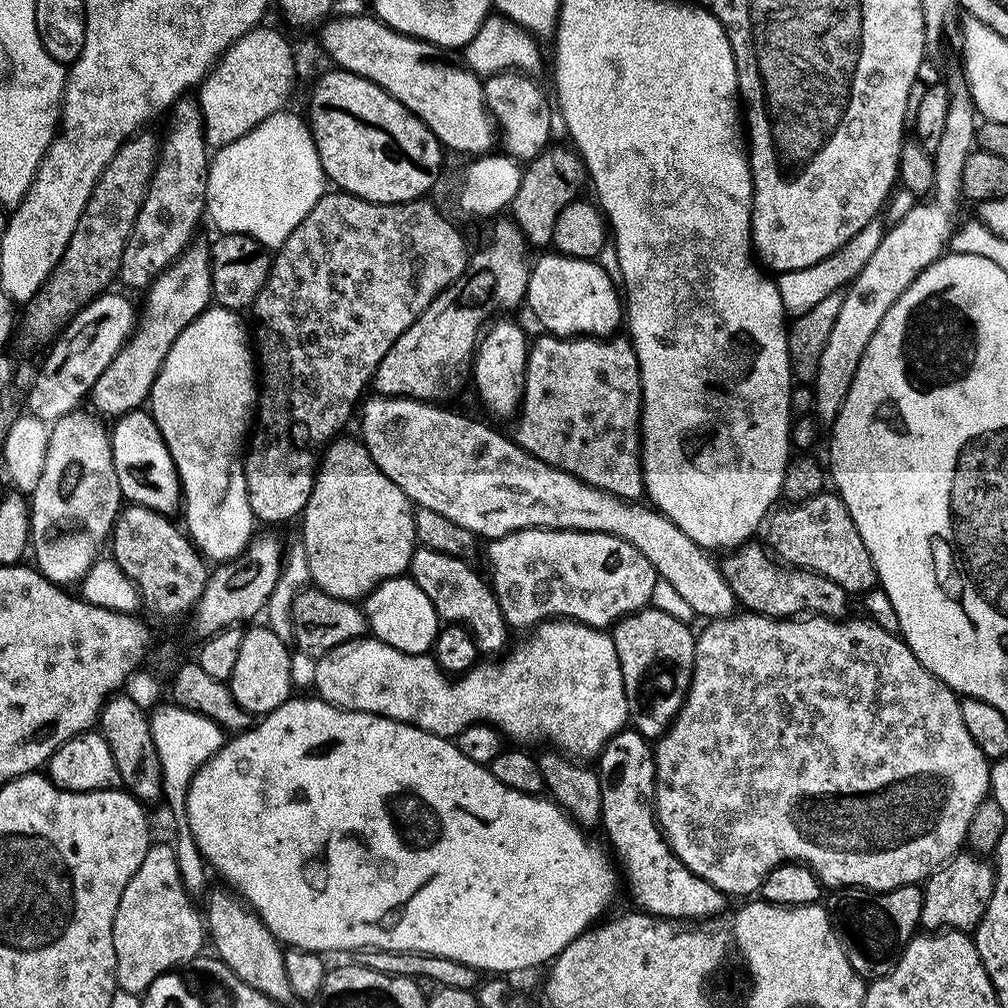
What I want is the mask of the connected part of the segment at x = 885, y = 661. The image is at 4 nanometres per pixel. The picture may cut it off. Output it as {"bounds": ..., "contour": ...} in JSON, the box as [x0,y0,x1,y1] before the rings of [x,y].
{"bounds":[654,611,990,898],"contour":[[[745,611],[743,614],[733,614],[720,619],[709,619],[704,624],[706,625],[705,628],[698,632],[696,636],[696,657],[694,658],[692,681],[688,687],[688,696],[684,699],[684,705],[681,706],[680,712],[676,715],[672,725],[654,744],[654,755],[656,757],[656,821],[660,824],[660,831],[664,834],[665,842],[674,850],[674,854],[678,854],[681,862],[695,876],[710,882],[710,886],[714,886],[718,891],[723,892],[725,897],[744,896],[740,898],[748,898],[759,893],[762,882],[768,877],[770,870],[774,870],[779,864],[793,862],[805,864],[820,879],[821,885],[828,890],[867,888],[874,892],[888,892],[891,888],[901,888],[903,884],[920,884],[965,847],[968,831],[970,830],[970,818],[974,818],[974,810],[978,810],[981,802],[989,799],[990,761],[987,756],[982,754],[982,750],[978,750],[978,742],[974,742],[974,738],[970,738],[965,724],[962,723],[962,710],[960,709],[960,700],[957,693],[953,692],[948,685],[943,684],[933,672],[926,670],[926,666],[922,666],[922,662],[918,662],[918,658],[912,653],[910,646],[904,643],[899,635],[888,633],[871,618],[863,618],[864,620],[852,619],[843,620],[831,616],[808,614],[803,618],[779,620],[773,616],[759,616],[757,612]]]}

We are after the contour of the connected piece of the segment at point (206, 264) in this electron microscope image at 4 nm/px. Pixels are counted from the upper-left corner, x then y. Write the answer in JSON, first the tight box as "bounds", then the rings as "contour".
{"bounds":[90,245,211,418],"contour":[[[189,245],[167,270],[148,286],[145,293],[146,308],[144,312],[141,311],[136,327],[122,350],[92,387],[90,404],[92,400],[91,407],[101,417],[119,418],[128,412],[135,412],[143,405],[140,404],[143,400],[145,403],[151,397],[153,382],[164,365],[170,346],[177,340],[181,330],[211,305],[211,251],[198,245]]]}

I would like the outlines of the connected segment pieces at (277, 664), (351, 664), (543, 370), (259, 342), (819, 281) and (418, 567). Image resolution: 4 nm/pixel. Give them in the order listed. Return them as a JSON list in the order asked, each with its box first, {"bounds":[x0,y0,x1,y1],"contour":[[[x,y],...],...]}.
[{"bounds":[226,626,293,718],"contour":[[[267,626],[249,627],[242,638],[242,646],[238,649],[238,659],[234,666],[234,674],[226,683],[238,706],[253,717],[263,718],[268,713],[278,710],[293,695],[291,680],[292,652],[289,645],[274,630]]]},{"bounds":[314,618,629,758],"contour":[[[557,618],[555,620],[545,620],[543,624],[536,625],[525,636],[528,637],[516,649],[513,647],[507,655],[500,658],[505,658],[505,660],[500,660],[497,664],[477,662],[470,671],[455,678],[442,671],[436,665],[431,655],[415,656],[414,654],[406,654],[402,650],[394,650],[394,646],[386,646],[386,642],[375,638],[351,640],[330,649],[327,654],[317,659],[316,669],[314,670],[314,692],[319,699],[324,700],[327,704],[333,704],[335,708],[345,708],[348,712],[369,712],[375,716],[385,716],[403,724],[413,724],[415,728],[421,728],[435,736],[454,738],[459,732],[469,728],[471,724],[491,724],[497,732],[503,734],[507,739],[509,736],[512,742],[524,742],[520,740],[549,740],[552,743],[549,745],[563,750],[573,758],[588,758],[584,756],[599,757],[600,751],[604,749],[608,739],[616,732],[625,731],[626,725],[629,723],[626,690],[622,682],[622,666],[618,662],[618,650],[614,650],[614,642],[611,635],[607,631],[591,628],[588,624],[579,624],[577,620]]]},{"bounds":[514,334,645,501],"contour":[[[540,334],[537,340],[535,337],[528,349],[524,398],[520,401],[520,410],[514,420],[514,439],[534,458],[558,470],[569,472],[583,483],[616,495],[618,499],[639,501],[645,495],[640,439],[644,391],[641,385],[636,385],[640,379],[640,367],[631,339],[621,336],[565,338]]]},{"bounds":[244,190,470,526],"contour":[[[339,190],[325,191],[320,201],[306,214],[298,226],[275,249],[272,256],[272,269],[254,302],[250,306],[252,312],[252,324],[250,320],[250,332],[254,337],[254,352],[258,357],[258,407],[254,416],[258,423],[250,436],[250,443],[246,448],[244,457],[244,477],[246,478],[246,494],[250,498],[250,510],[261,525],[276,526],[272,524],[284,524],[301,515],[310,498],[310,490],[316,481],[316,470],[322,459],[322,449],[329,442],[341,435],[340,427],[353,416],[358,408],[358,401],[365,395],[364,387],[373,383],[376,368],[386,358],[386,350],[398,342],[406,330],[410,330],[412,323],[434,302],[434,298],[442,290],[455,284],[469,271],[470,248],[464,245],[464,236],[431,204],[431,199],[421,198],[419,200],[407,200],[401,204],[375,204],[369,200],[363,200],[352,196],[348,192]]]},{"bounds":[776,213,887,318],"contour":[[[880,213],[830,258],[823,259],[822,262],[818,262],[814,266],[803,267],[802,270],[781,273],[776,281],[779,286],[779,293],[782,294],[785,311],[794,318],[802,316],[832,292],[839,291],[849,285],[869,262],[875,250],[878,250],[878,245],[882,242],[887,228],[885,215]]]},{"bounds":[407,547,509,653],"contour":[[[417,547],[416,553],[412,555],[407,575],[411,576],[414,582],[418,582],[418,587],[426,593],[426,598],[434,602],[441,621],[467,628],[476,639],[477,649],[481,653],[503,653],[509,647],[508,623],[504,621],[504,615],[498,606],[498,598],[492,593],[491,583],[485,577],[483,580],[467,564],[468,562],[463,556],[451,556],[438,550]]]}]

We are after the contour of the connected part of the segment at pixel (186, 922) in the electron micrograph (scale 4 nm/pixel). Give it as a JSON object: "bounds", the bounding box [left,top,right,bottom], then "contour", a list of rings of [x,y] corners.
{"bounds":[114,843,206,994],"contour":[[[171,843],[149,847],[142,866],[130,878],[126,890],[122,890],[122,902],[118,902],[118,914],[114,914],[114,958],[116,959],[116,986],[122,991],[143,994],[163,972],[171,972],[181,966],[191,965],[201,955],[200,947],[206,944],[206,924],[202,912],[195,908],[193,897],[183,885],[178,870],[178,858]]]}

